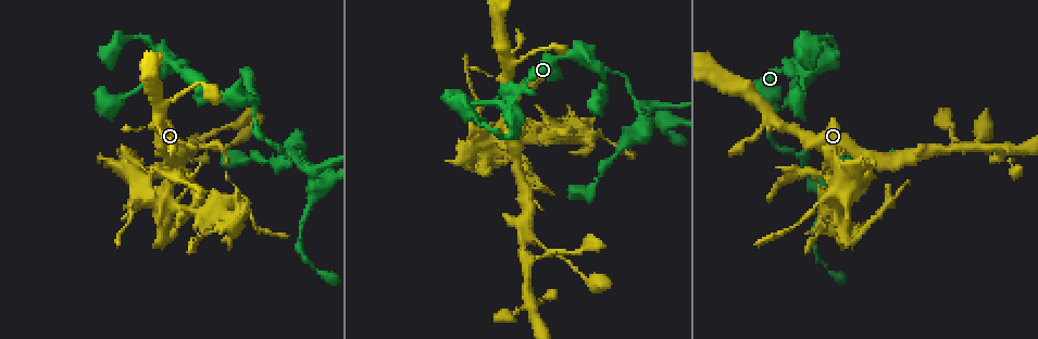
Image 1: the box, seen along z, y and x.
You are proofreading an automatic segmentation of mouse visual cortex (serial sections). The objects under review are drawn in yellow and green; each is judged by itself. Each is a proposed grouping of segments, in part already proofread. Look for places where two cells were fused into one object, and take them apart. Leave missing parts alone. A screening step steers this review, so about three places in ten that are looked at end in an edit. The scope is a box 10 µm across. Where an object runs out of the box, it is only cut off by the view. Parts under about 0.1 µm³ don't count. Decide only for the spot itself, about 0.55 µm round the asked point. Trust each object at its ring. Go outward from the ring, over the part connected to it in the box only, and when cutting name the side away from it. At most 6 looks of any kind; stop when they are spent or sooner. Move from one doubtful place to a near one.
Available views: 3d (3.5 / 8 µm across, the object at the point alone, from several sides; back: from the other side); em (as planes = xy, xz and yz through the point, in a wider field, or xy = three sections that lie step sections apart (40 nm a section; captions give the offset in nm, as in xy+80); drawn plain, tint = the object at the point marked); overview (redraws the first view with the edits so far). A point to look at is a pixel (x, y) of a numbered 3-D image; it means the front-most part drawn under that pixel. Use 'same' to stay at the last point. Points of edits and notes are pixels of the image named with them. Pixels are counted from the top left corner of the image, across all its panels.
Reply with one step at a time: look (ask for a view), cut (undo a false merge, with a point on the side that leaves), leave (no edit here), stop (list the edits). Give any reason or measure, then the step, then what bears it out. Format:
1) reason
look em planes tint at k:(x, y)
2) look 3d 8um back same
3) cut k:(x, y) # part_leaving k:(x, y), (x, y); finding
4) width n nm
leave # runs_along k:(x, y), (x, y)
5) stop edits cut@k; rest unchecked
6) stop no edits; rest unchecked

three-way junction
look 3d 8um at 1:(773, 108)

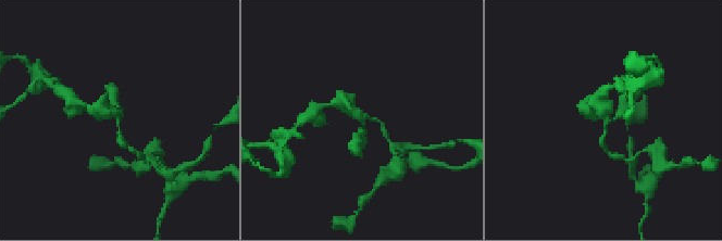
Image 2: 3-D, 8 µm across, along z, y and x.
arms 3; arm_widths 150, 300, 450 nm
look em planes tint same

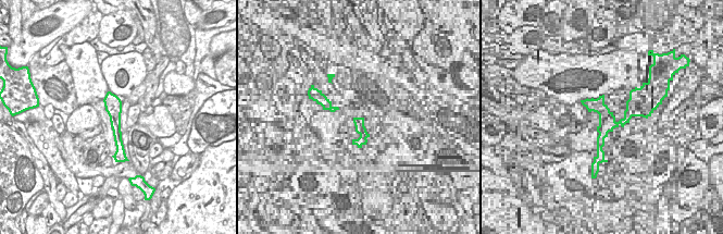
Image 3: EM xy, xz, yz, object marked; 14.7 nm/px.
leave # runs_along 2:(97, 112), (116, 113), (126, 147); continuous, no second cell

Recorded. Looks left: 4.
three-way junction
look 3d 3.5um at 1:(511, 104)

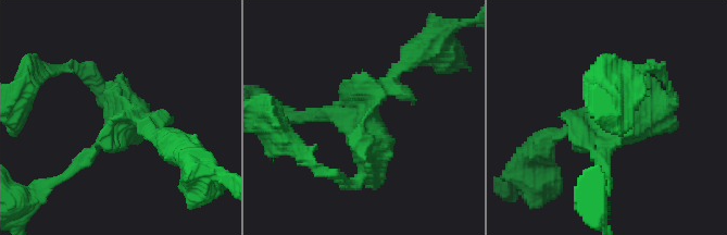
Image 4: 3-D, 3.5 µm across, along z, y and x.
shape alone is not enough
look em xy step 2 tint at 4:(126, 126)

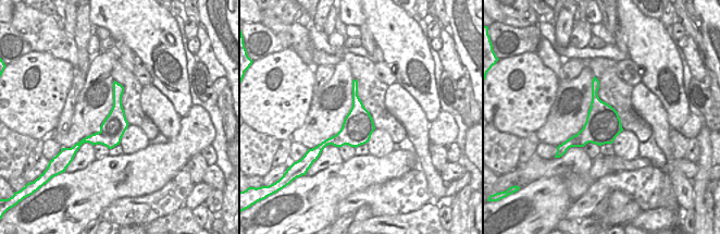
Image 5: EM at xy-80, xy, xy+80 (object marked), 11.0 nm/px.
leave # runs_along 5:(118, 86), (116, 119), (87, 139); one cell here

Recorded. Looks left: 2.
stop no edits; rest unchecked

